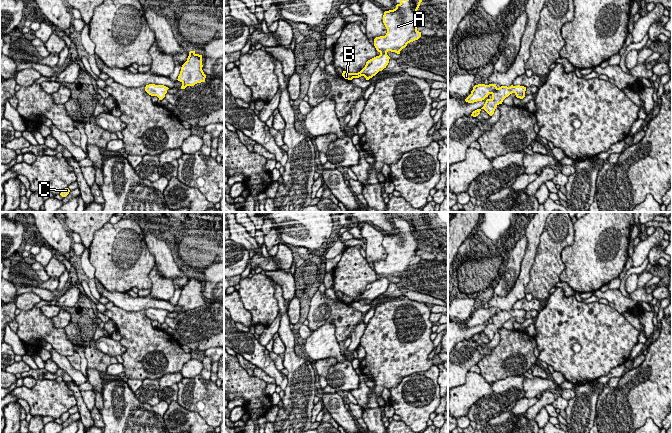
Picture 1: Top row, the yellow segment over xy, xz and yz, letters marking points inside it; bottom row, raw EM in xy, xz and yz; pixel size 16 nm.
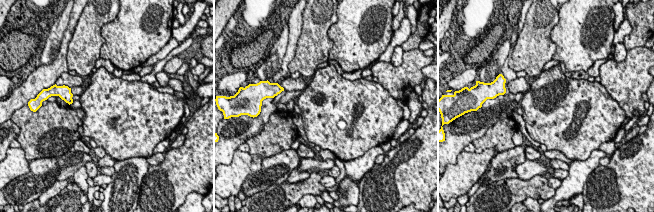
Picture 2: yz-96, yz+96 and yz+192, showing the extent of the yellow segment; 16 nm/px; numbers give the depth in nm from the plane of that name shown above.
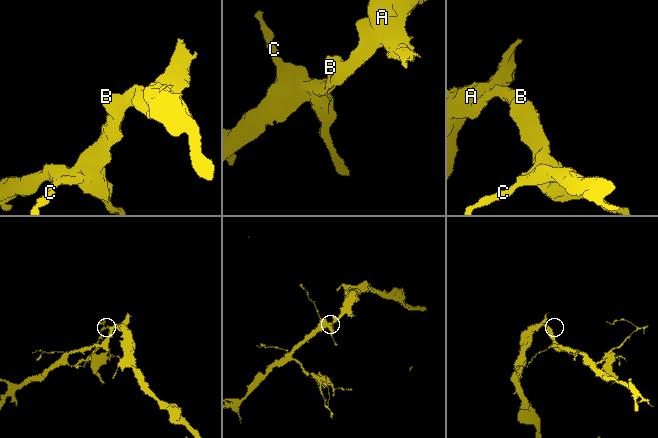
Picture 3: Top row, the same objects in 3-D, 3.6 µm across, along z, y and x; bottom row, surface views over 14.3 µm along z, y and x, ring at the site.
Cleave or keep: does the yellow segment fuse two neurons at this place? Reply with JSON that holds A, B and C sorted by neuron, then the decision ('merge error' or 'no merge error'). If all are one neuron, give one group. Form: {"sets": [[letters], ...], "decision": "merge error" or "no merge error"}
{"sets": [["A", "B", "C"]], "decision": "no merge error"}

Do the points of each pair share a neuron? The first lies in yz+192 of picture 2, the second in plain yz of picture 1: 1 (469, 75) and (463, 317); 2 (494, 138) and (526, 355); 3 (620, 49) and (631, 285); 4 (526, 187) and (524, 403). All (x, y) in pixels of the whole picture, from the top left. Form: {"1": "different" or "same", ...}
{"1": "same", "2": "same", "3": "same", "4": "different"}

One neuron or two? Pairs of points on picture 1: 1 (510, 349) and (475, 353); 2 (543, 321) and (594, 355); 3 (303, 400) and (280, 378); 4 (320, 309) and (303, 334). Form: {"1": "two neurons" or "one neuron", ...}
{"1": "two neurons", "2": "one neuron", "3": "two neurons", "4": "two neurons"}

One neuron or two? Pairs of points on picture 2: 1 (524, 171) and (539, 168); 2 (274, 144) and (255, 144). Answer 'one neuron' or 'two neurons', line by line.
1: one neuron
2: one neuron

